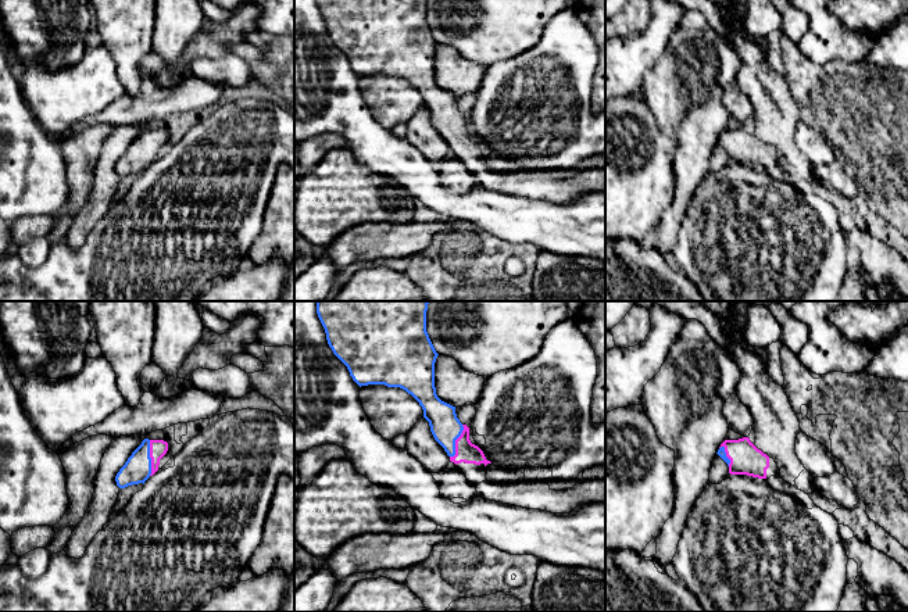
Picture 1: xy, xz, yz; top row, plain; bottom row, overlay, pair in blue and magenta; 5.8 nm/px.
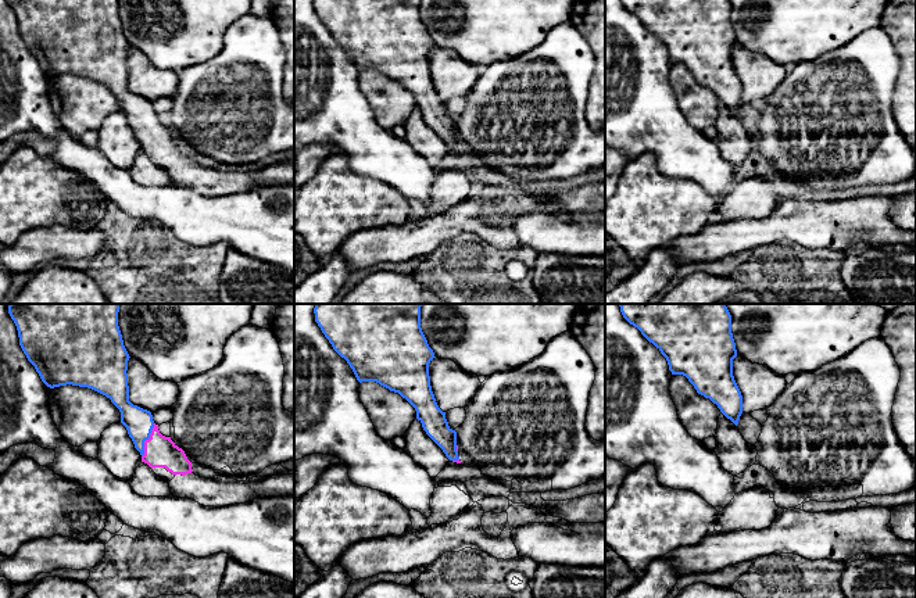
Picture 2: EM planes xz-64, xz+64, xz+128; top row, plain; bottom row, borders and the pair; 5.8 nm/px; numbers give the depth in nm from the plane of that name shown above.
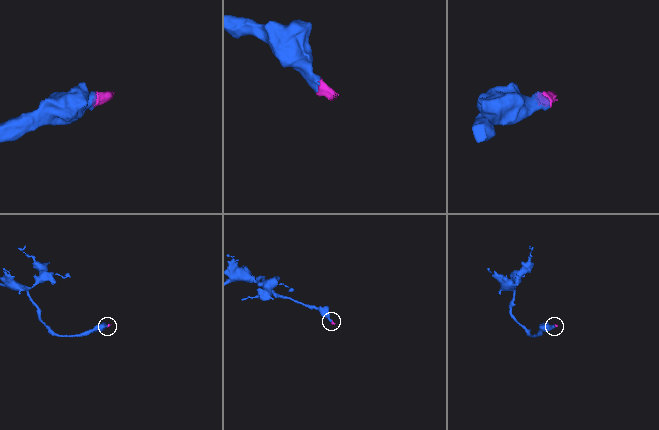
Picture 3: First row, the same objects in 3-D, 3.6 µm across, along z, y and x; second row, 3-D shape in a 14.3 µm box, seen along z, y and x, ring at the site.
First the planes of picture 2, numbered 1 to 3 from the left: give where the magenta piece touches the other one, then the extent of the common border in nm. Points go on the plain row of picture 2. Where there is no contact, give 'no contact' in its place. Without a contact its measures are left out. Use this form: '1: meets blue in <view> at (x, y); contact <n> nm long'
1: meets blue in xz-64 at (146, 128); contact 220 nm long
2: meets blue in xz+64 at (455, 149); contact 40 nm long
3: no contact

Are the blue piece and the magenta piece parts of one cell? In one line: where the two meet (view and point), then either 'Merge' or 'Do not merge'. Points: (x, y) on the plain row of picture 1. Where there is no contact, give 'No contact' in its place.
Touches blue at xy (150, 147). Merge

